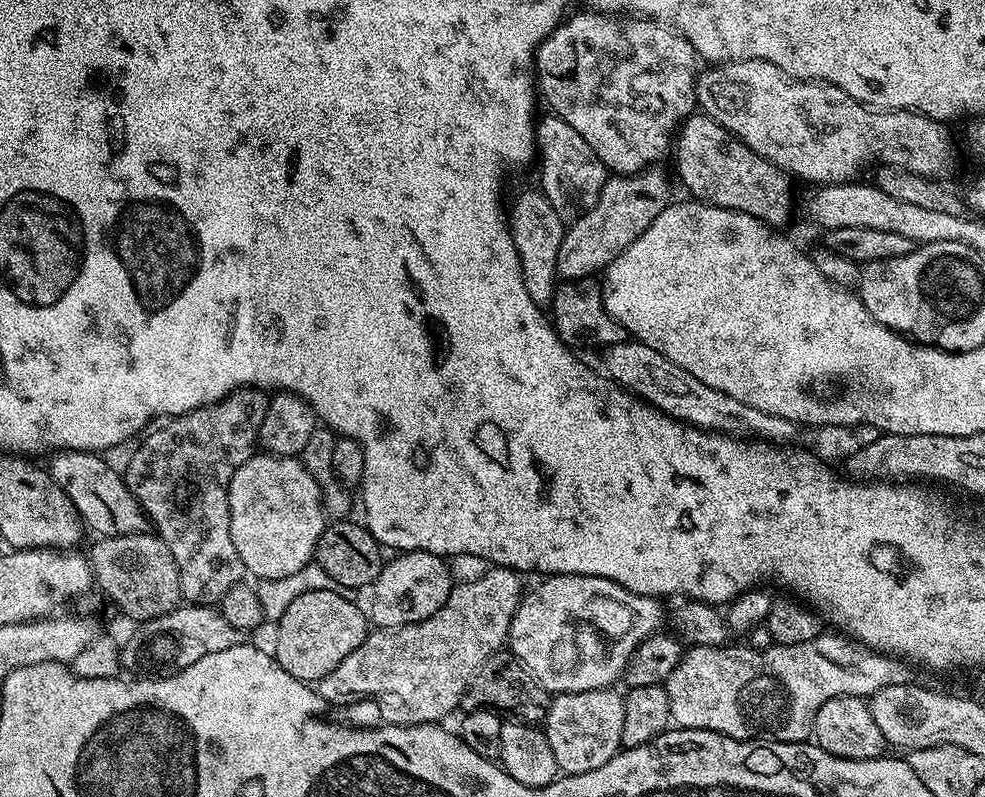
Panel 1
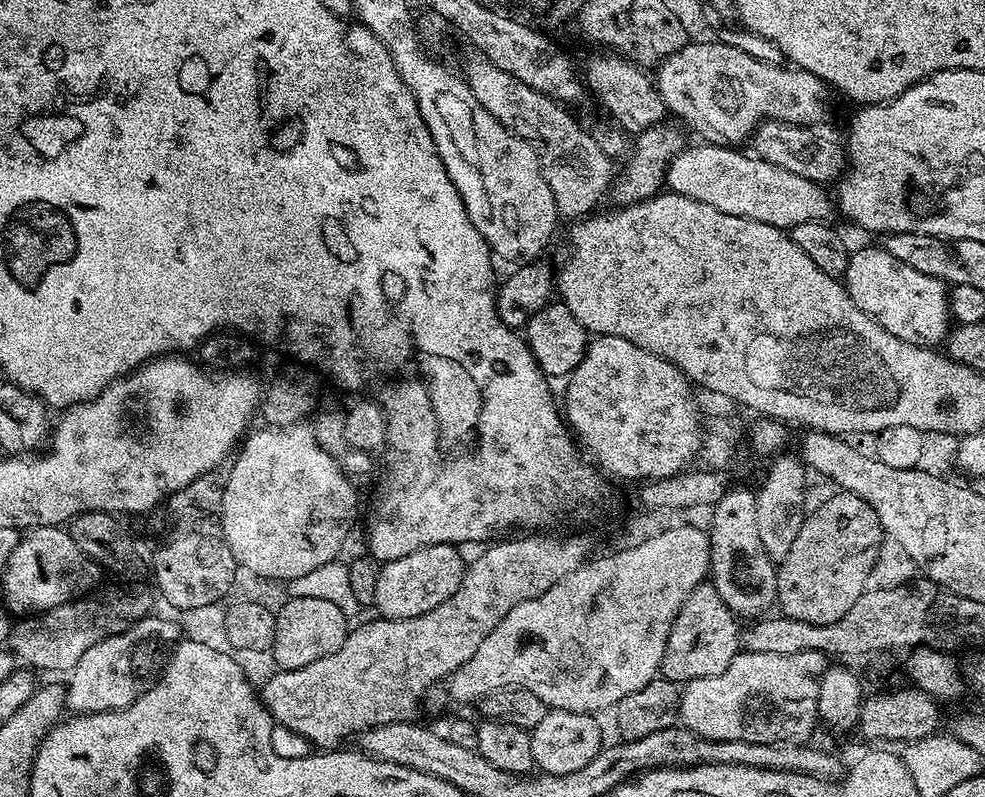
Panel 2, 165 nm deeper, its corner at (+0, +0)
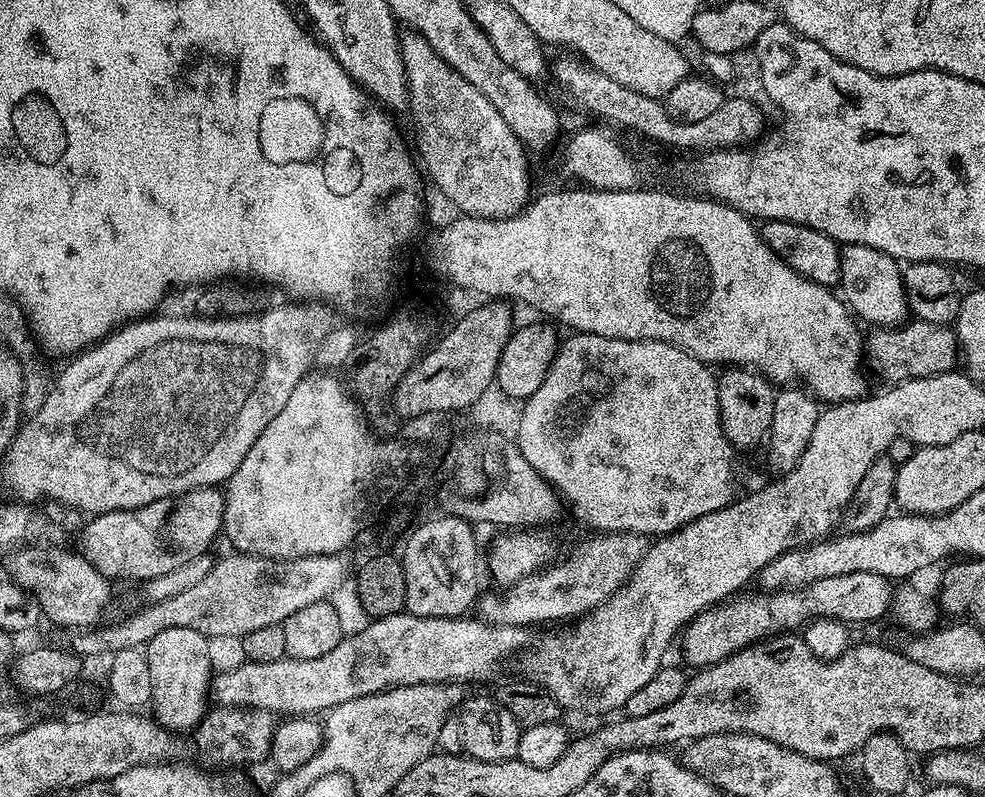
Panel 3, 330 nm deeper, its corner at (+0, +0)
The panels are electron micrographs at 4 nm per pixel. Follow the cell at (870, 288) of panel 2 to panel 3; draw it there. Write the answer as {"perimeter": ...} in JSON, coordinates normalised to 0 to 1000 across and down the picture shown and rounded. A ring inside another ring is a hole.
{"perimeter":[[[870,306],[856,307],[853,312],[853,327],[855,344],[851,361],[855,375],[878,408],[881,405],[889,412],[908,412],[923,400],[921,364],[918,361],[915,332],[911,327],[898,316]]]}

